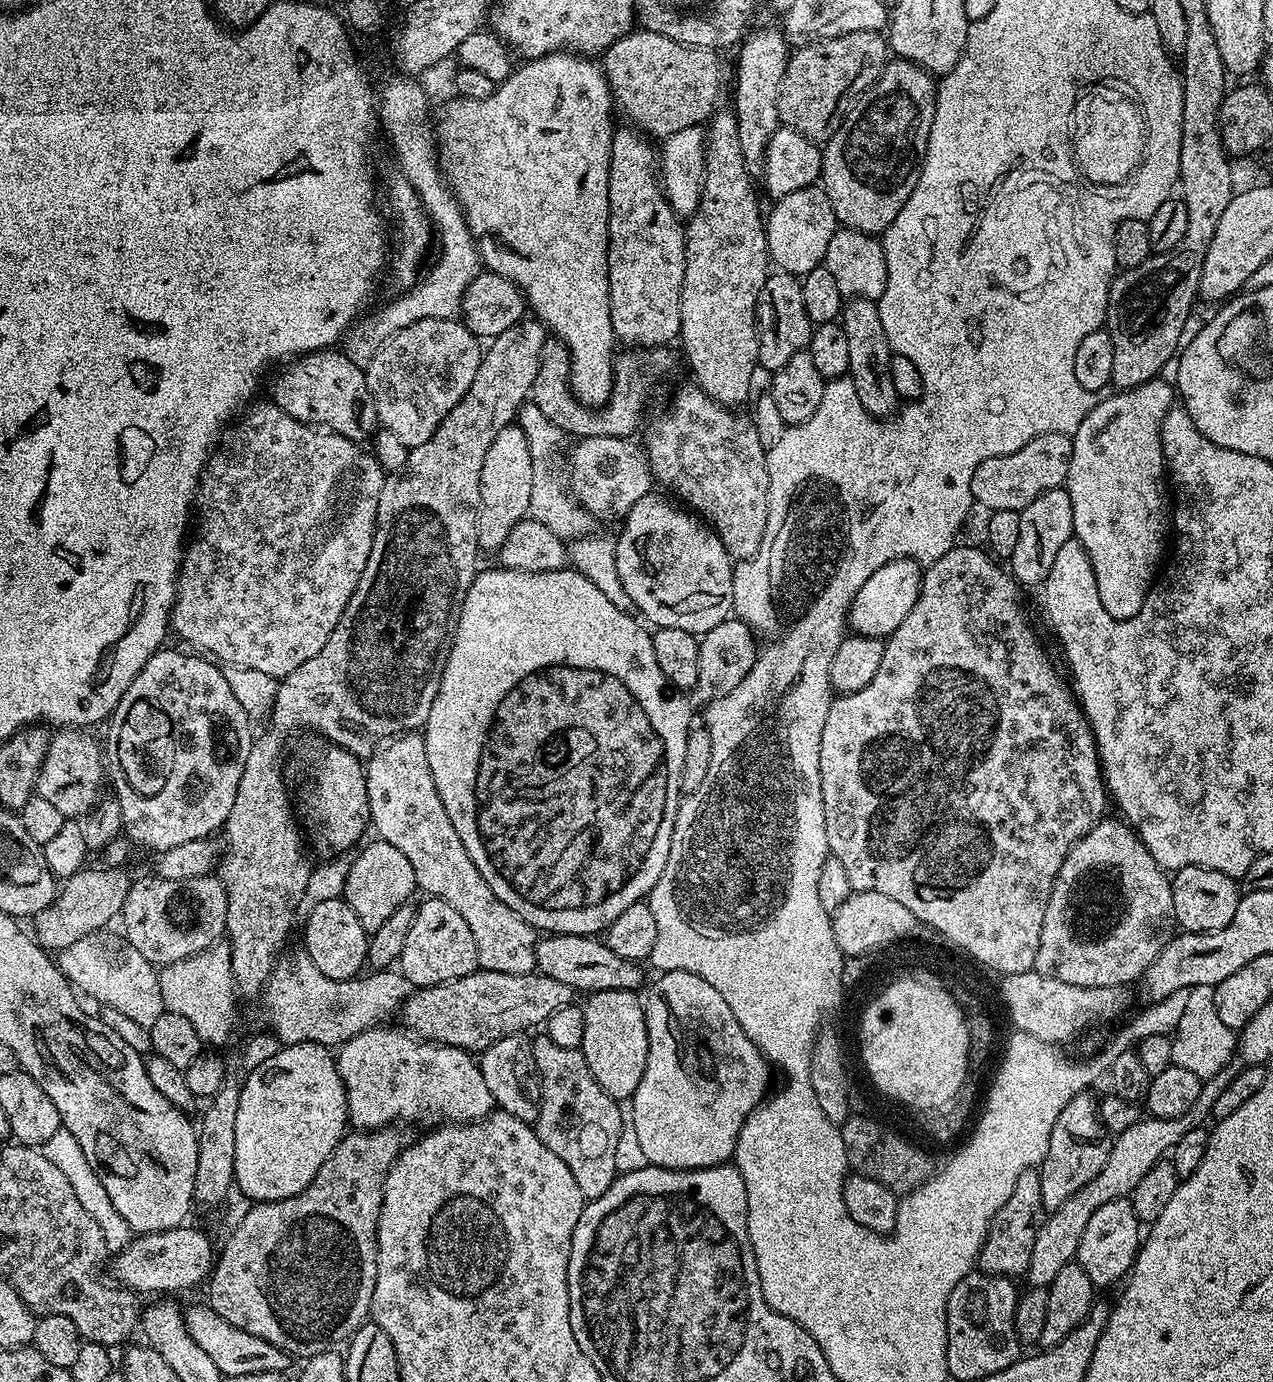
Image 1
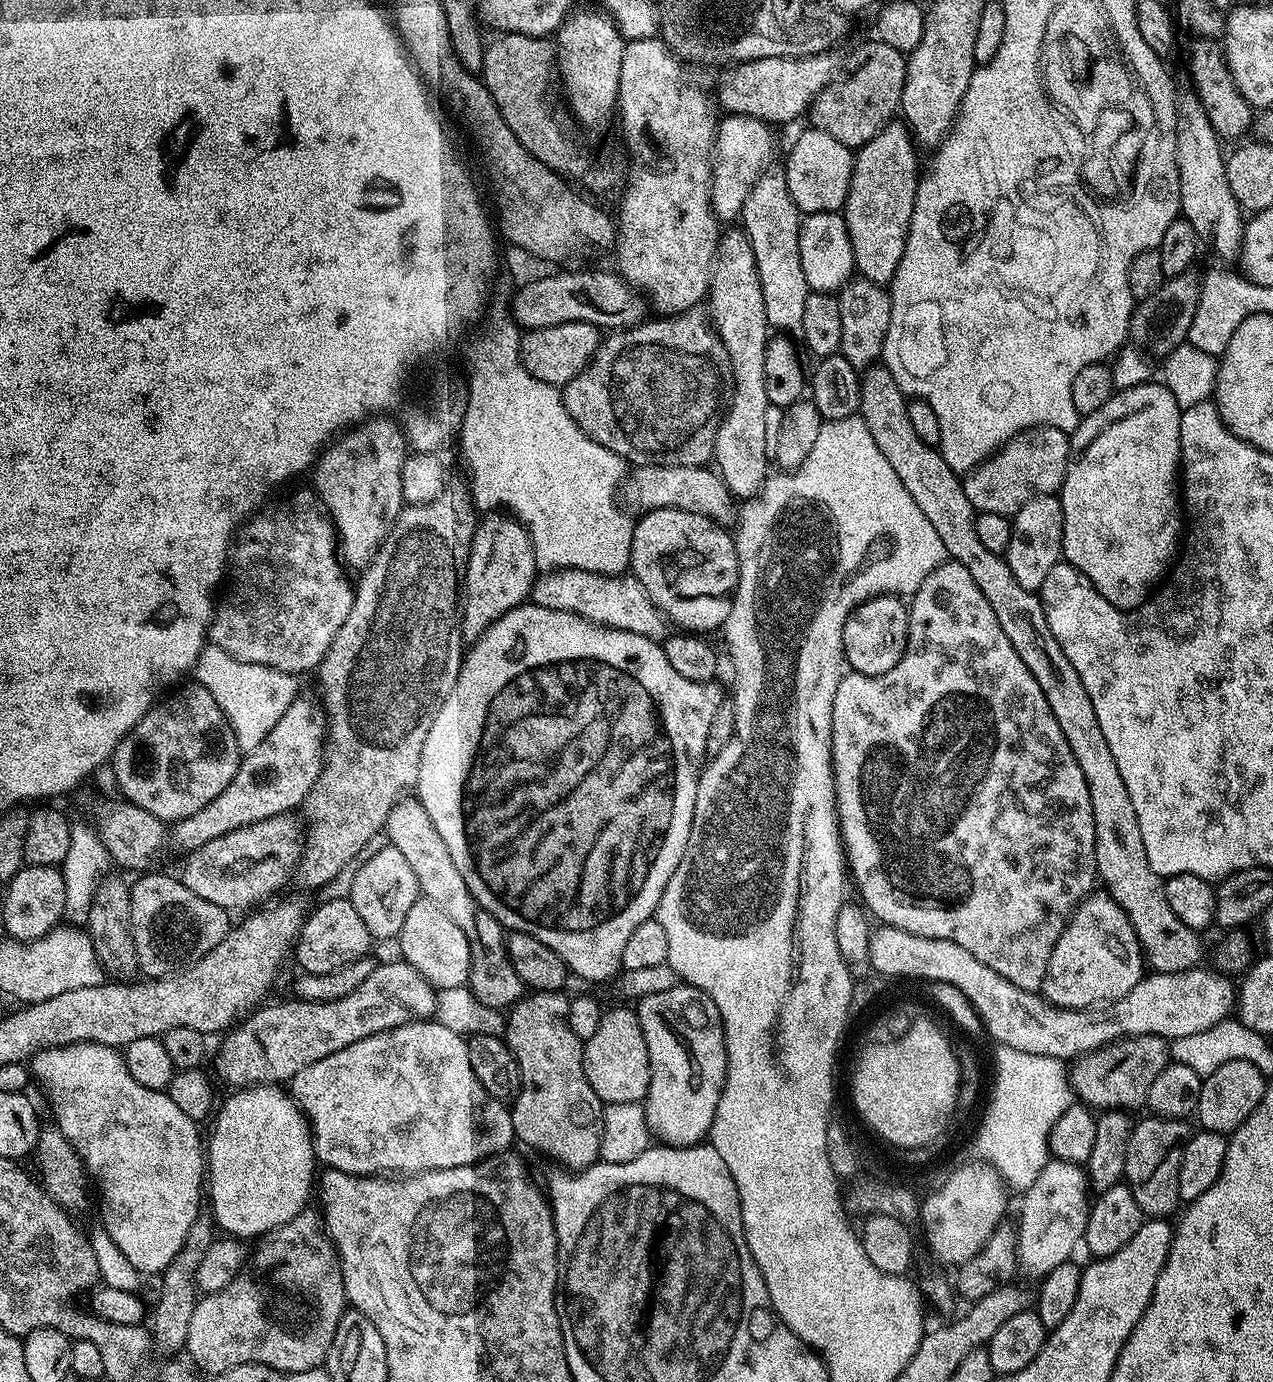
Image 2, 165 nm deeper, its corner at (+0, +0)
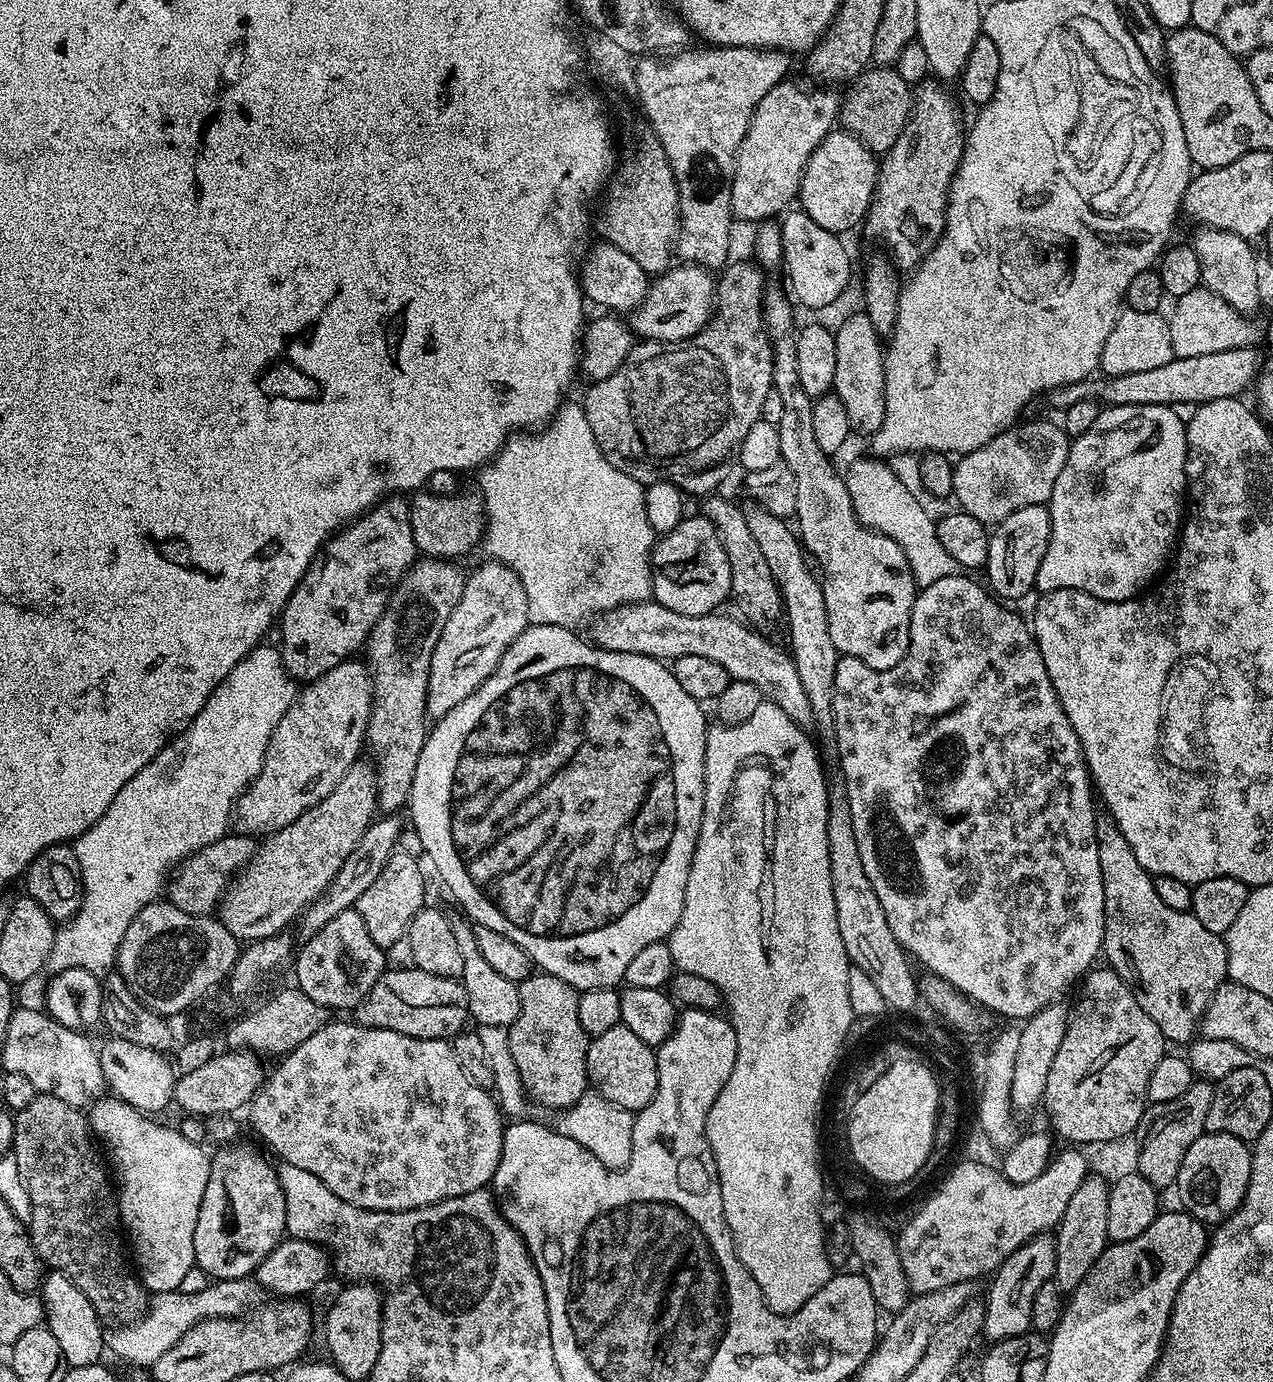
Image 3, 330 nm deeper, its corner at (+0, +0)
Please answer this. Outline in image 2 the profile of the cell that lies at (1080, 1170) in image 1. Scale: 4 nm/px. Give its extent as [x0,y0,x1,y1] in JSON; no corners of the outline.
[1016,1159,1090,1282]

